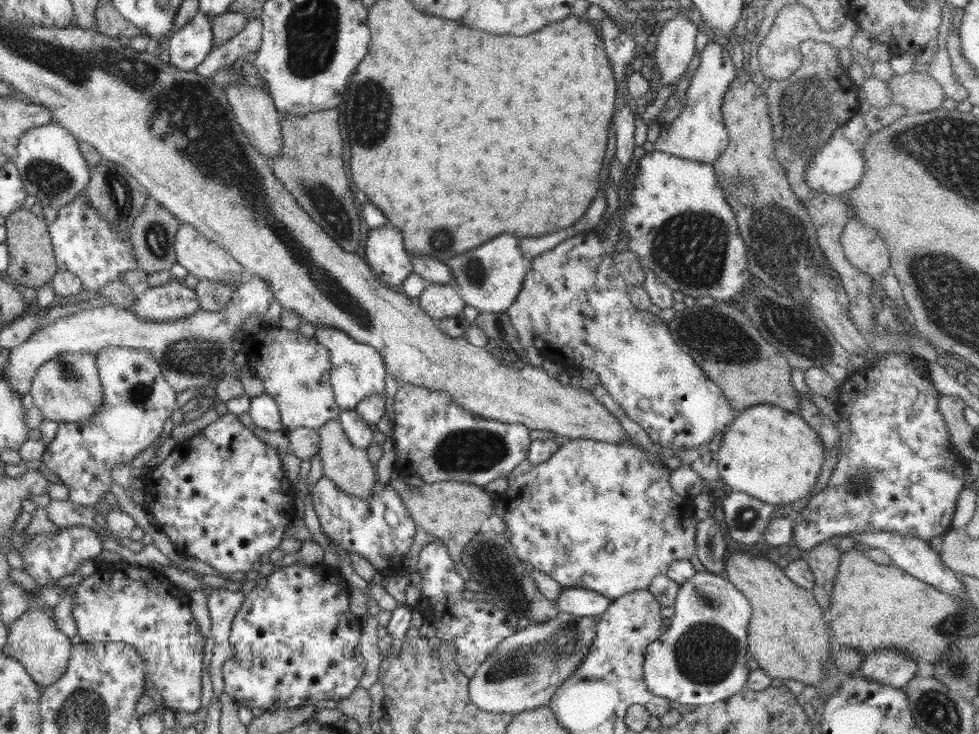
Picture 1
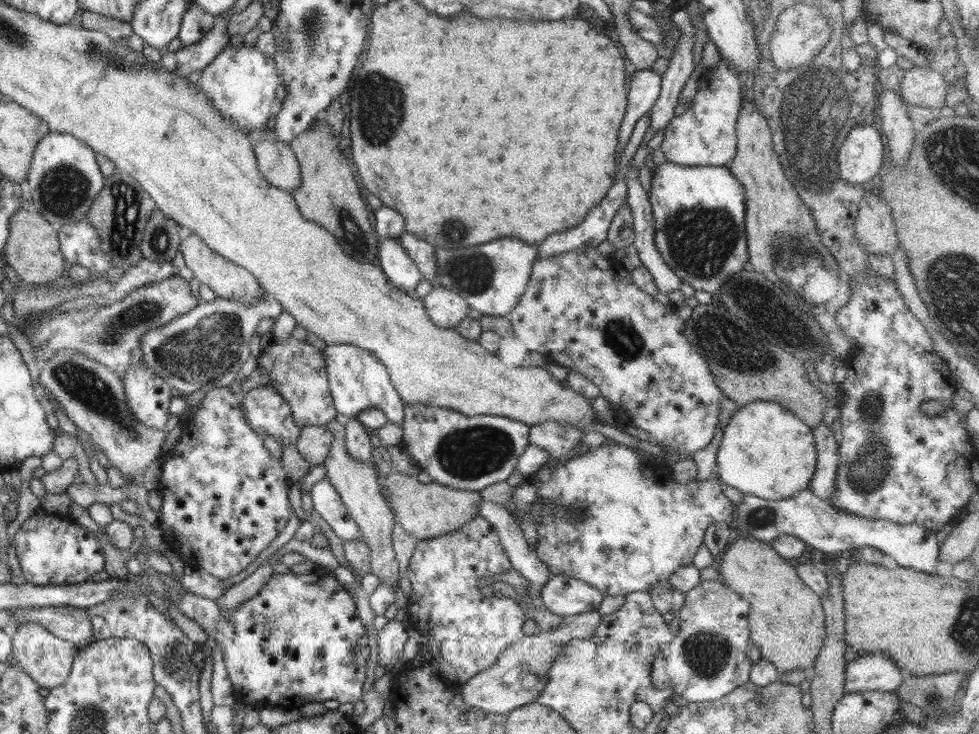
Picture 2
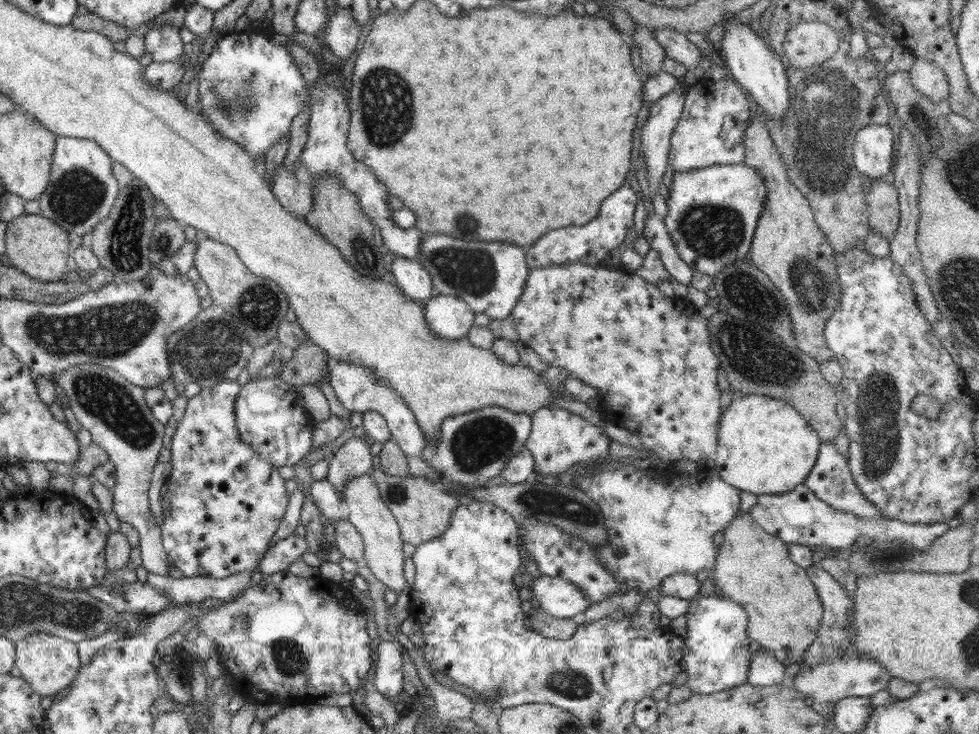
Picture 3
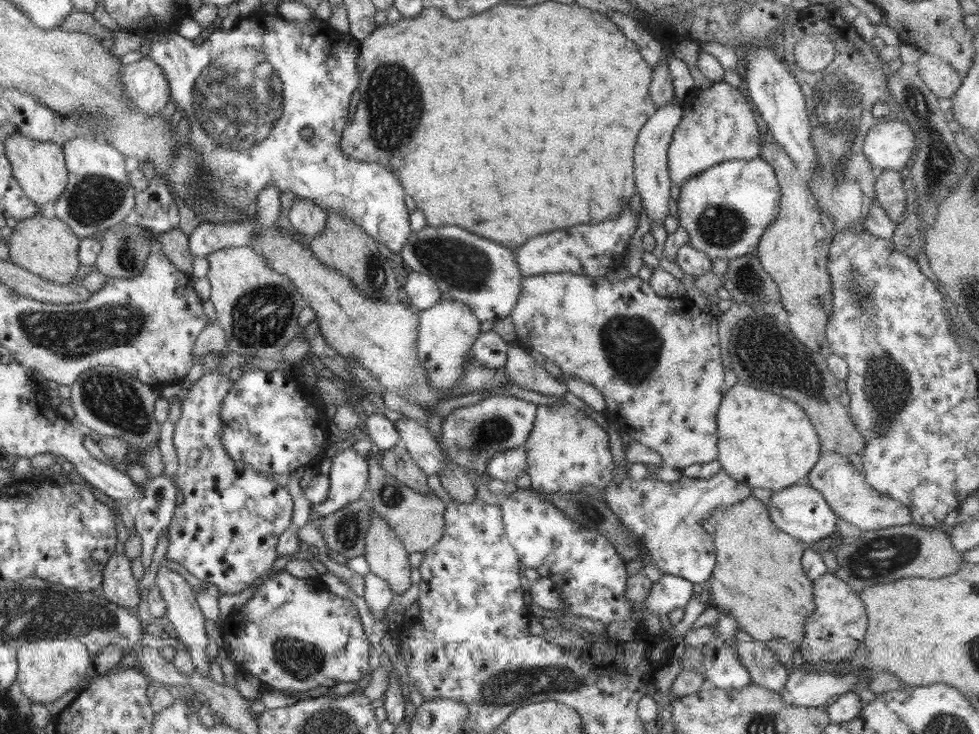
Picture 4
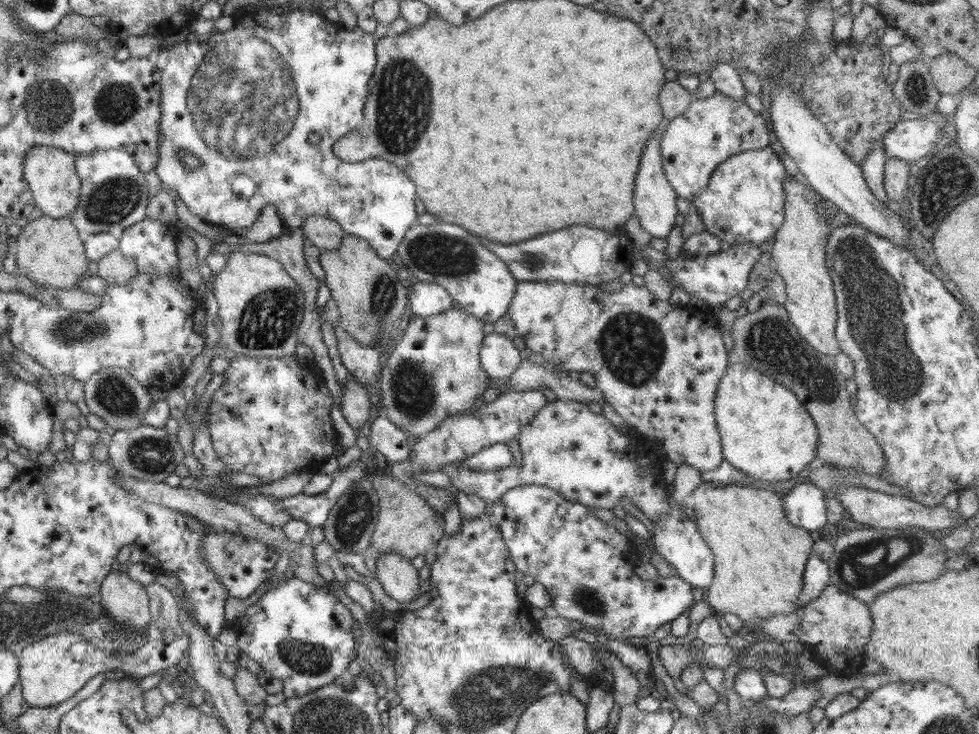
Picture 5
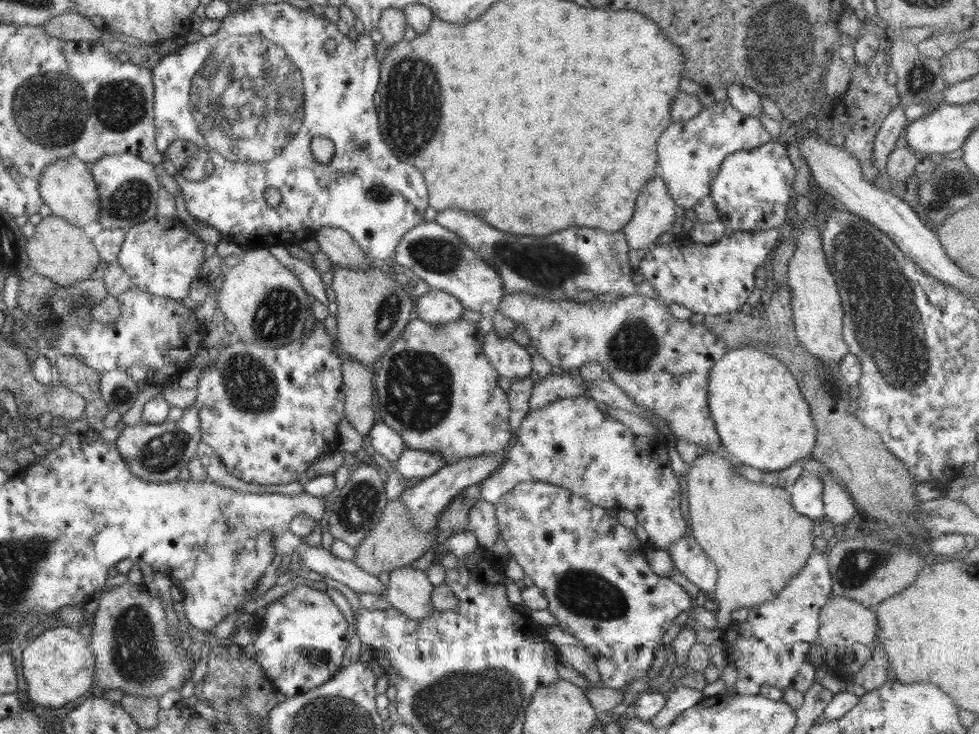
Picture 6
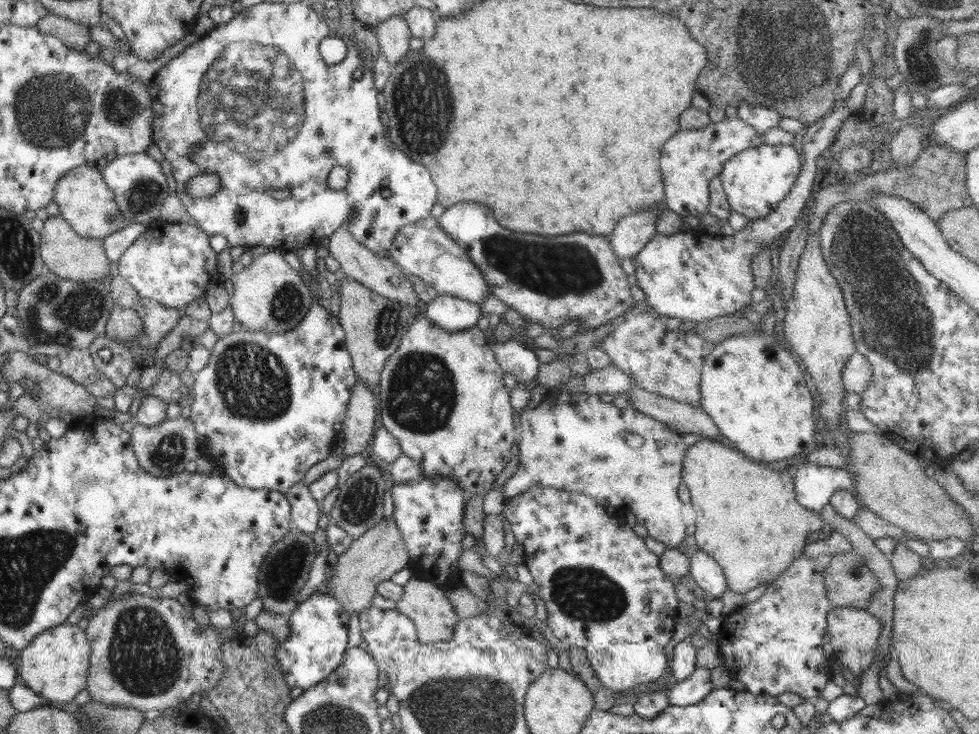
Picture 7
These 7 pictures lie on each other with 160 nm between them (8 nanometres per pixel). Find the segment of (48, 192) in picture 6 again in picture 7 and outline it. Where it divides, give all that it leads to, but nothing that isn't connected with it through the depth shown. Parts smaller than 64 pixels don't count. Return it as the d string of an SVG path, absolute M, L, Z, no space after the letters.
M76 167L61 176L60 180L56 181L53 201L58 204L62 218L79 236L102 241L130 224L120 212L114 193L104 182L101 171L94 167Z

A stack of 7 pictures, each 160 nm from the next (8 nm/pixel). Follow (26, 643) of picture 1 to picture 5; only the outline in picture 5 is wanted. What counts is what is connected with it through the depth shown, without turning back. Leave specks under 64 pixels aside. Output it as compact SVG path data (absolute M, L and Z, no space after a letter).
M154 582L148 584L151 621L146 644L134 653L105 651L90 644L83 636L73 632L58 632L25 646L19 657L19 680L23 697L30 707L50 708L72 698L93 676L100 673L129 675L137 678L163 672L176 666L184 650L188 648L189 636L185 624L180 624L180 607L174 594L166 586Z

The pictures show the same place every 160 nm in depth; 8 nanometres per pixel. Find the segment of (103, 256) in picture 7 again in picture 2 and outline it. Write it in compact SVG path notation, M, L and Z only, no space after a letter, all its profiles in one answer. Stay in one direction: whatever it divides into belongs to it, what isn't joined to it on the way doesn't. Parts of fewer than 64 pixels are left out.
M28 207L18 209L9 222L9 236L5 246L5 261L16 271L18 278L28 285L57 283L66 270L60 250L58 231L44 216Z

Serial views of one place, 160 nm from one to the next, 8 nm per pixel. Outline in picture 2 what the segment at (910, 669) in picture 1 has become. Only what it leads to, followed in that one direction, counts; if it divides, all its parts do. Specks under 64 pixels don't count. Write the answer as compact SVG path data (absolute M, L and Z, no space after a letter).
M877 653L850 662L845 670L846 692L867 690L896 691L902 684L905 673L890 658Z

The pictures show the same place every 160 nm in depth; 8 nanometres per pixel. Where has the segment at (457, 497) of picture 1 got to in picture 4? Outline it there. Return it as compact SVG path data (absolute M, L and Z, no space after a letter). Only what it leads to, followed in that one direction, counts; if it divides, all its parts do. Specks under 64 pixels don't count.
M373 452L366 460L369 467L366 495L370 499L372 510L382 516L409 553L429 552L444 534L444 514L446 511L444 502L434 491L420 494L393 478L378 464Z

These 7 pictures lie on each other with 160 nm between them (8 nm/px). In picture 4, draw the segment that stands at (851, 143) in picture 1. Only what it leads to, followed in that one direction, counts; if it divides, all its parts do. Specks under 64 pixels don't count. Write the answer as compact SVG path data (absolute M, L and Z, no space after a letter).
M903 120L873 126L863 141L868 160L883 170L900 170L917 150L915 132Z

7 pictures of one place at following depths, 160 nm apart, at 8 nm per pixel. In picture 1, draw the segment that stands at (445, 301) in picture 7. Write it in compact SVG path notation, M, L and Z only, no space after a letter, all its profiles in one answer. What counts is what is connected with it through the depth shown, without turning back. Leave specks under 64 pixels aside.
M390 224L370 229L362 257L376 278L391 287L397 287L413 271L403 236Z

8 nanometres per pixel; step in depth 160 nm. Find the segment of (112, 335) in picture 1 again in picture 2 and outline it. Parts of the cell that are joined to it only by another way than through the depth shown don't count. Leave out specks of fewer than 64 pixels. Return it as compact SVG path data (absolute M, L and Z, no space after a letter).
M260 297L247 307L237 300L200 301L185 315L141 336L143 360L183 395L212 387L229 387L250 356L250 341L260 320L266 317L276 320L283 311L281 304L271 297Z

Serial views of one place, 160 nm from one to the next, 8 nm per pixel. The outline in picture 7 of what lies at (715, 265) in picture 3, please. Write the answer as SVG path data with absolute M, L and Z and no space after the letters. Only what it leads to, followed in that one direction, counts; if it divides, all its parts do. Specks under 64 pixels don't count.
M768 145L739 152L728 159L718 178L726 193L730 208L753 220L762 219L780 204L790 192L801 171L798 151L792 145Z

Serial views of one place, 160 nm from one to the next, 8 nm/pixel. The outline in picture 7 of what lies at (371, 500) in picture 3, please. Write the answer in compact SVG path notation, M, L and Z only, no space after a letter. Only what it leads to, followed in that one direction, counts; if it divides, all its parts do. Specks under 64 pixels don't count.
M412 577L403 585L400 600L395 601L396 609L405 614L417 630L418 640L424 643L442 642L451 639L455 624L461 619L453 609L450 599L445 591L432 582Z

